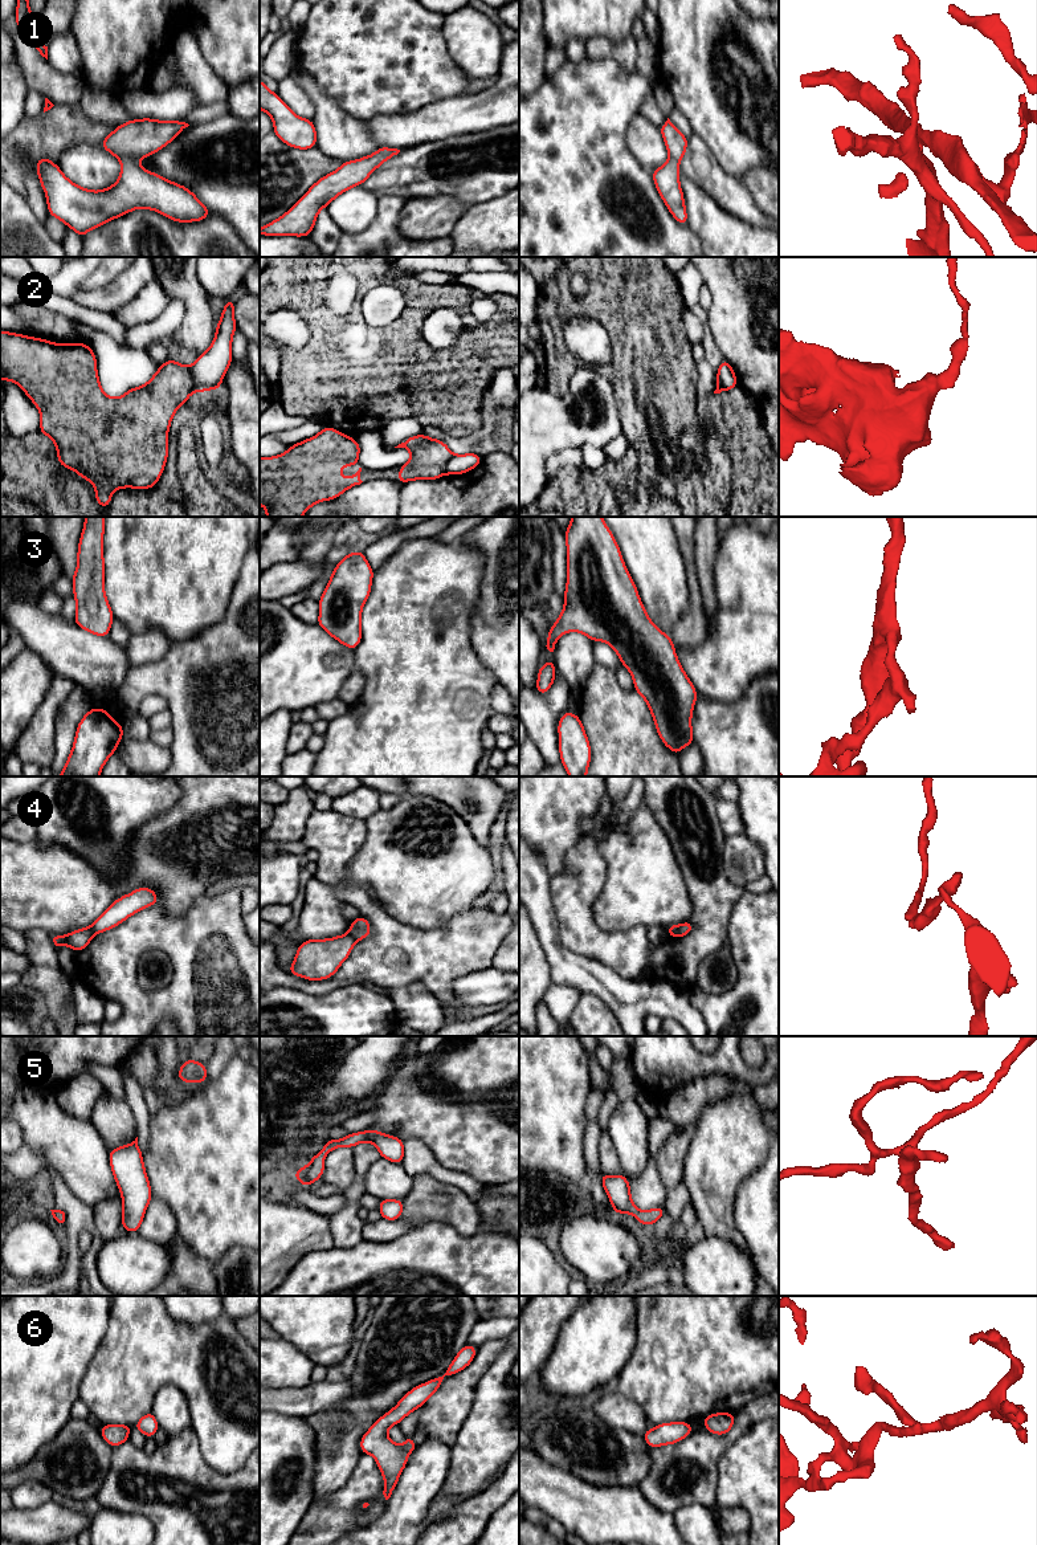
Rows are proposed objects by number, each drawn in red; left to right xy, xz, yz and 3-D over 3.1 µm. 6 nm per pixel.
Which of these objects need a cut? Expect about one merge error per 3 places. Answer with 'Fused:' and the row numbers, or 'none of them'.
Fused: 1, 2, 4

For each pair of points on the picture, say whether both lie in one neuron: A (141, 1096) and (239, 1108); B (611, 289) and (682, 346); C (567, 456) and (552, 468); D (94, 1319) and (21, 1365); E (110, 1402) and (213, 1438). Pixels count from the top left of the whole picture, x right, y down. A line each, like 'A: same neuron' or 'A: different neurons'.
A: different neurons
B: same neuron
C: same neuron
D: same neuron
E: same neuron

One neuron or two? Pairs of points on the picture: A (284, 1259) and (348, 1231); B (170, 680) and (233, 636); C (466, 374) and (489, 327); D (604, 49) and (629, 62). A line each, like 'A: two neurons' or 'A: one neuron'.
A: two neurons
B: one neuron
C: one neuron
D: one neuron

